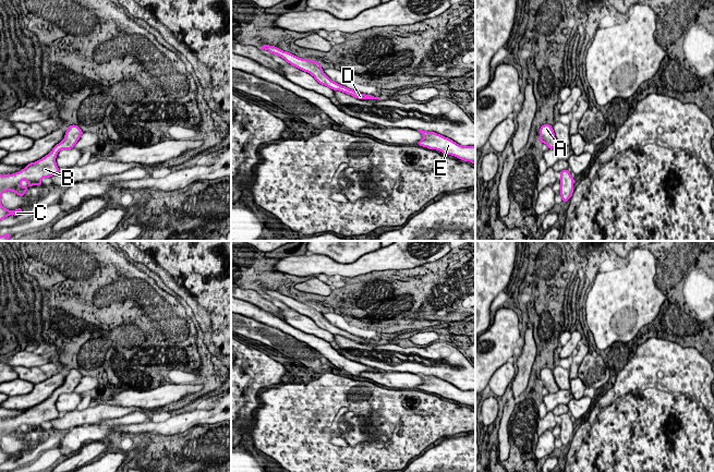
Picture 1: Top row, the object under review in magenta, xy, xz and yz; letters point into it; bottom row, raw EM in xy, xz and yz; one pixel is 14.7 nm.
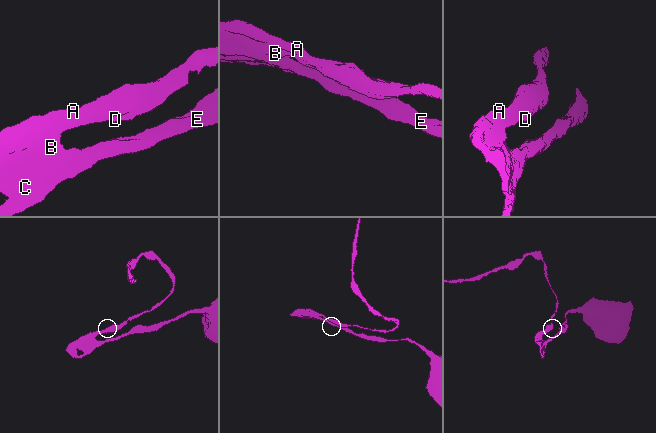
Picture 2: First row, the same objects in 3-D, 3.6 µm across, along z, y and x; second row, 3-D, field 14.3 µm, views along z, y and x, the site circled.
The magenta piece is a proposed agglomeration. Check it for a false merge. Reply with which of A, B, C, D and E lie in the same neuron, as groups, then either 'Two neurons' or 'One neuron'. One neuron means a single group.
Groups: A B C D E. One neuron

